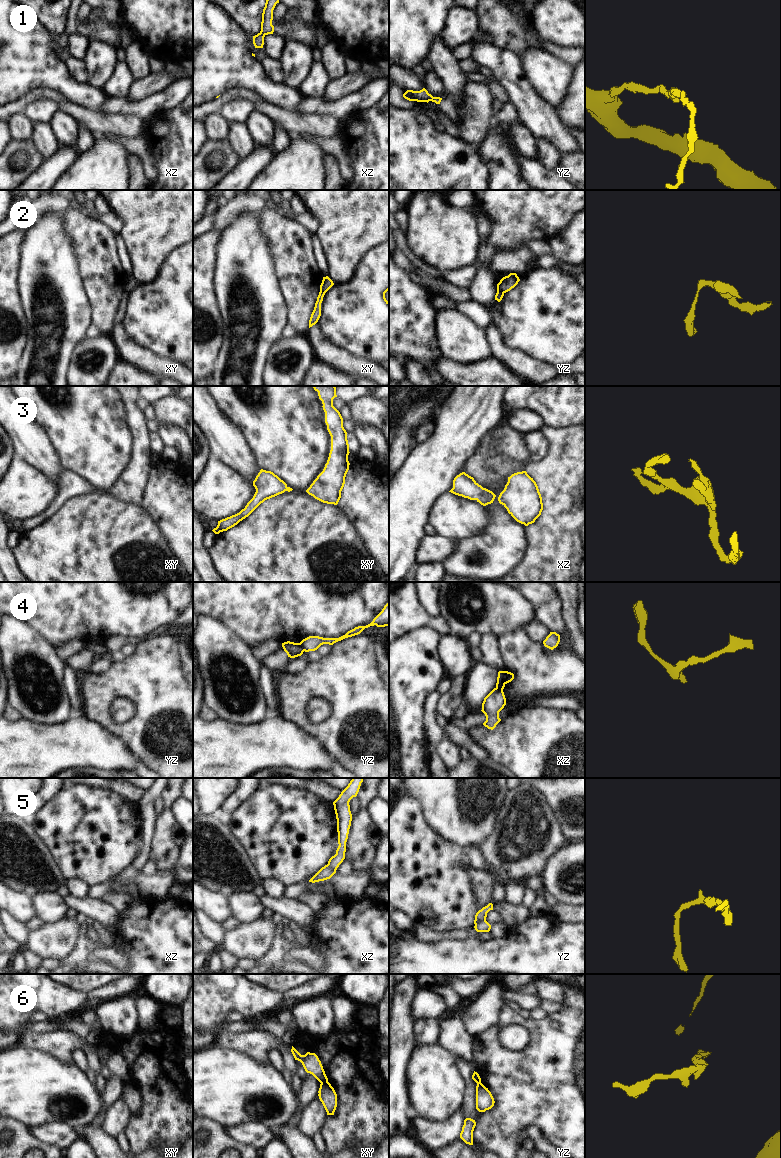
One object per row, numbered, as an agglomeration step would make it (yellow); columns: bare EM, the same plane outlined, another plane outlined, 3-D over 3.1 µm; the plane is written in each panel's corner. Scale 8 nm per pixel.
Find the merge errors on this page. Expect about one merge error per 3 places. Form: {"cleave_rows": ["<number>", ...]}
{"cleave_rows": ["2", "4", "5", "6"]}

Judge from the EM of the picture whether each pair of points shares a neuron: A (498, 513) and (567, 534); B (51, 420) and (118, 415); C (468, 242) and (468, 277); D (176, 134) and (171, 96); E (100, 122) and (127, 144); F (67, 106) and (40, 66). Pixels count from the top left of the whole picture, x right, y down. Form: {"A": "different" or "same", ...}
{"A": "different", "B": "same", "C": "different", "D": "different", "E": "different", "F": "different"}

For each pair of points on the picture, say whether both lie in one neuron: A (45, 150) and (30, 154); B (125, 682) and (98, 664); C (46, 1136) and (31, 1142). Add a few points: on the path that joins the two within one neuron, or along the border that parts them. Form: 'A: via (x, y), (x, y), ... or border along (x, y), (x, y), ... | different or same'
A: border along (30, 140), (44, 158) | different
B: border along (112, 663), (102, 672), (89, 672) | different
C: border along (29, 1128), (30, 1132), (40, 1141), (57, 1147) | different

